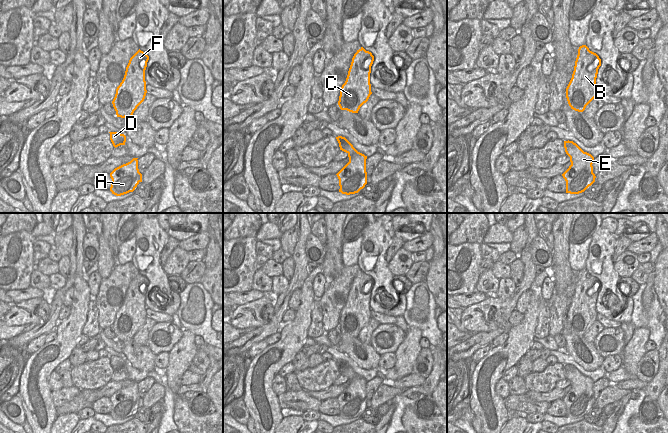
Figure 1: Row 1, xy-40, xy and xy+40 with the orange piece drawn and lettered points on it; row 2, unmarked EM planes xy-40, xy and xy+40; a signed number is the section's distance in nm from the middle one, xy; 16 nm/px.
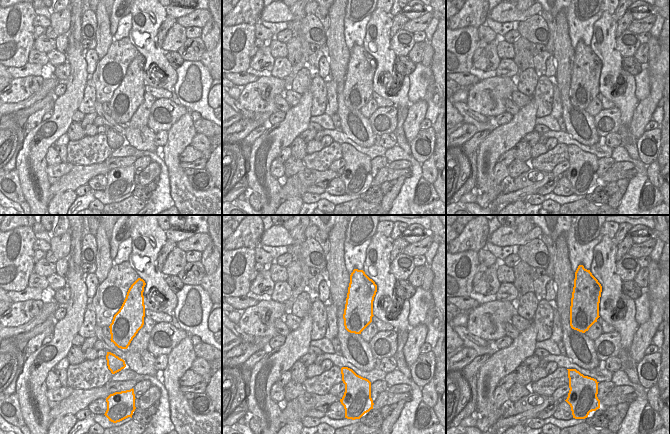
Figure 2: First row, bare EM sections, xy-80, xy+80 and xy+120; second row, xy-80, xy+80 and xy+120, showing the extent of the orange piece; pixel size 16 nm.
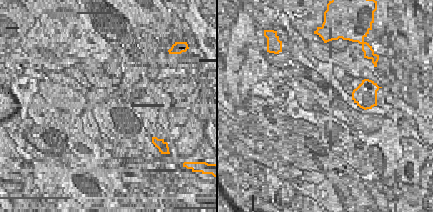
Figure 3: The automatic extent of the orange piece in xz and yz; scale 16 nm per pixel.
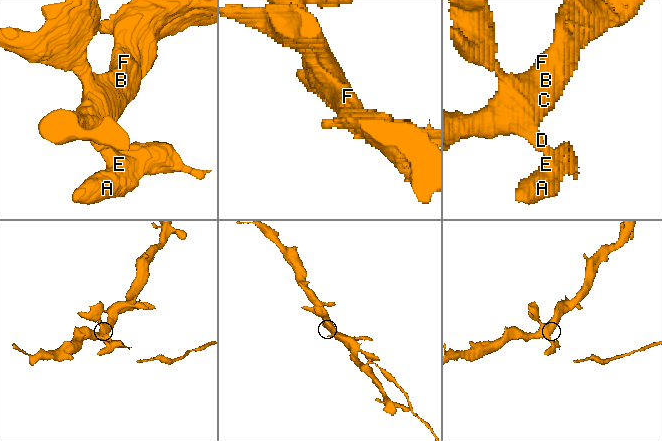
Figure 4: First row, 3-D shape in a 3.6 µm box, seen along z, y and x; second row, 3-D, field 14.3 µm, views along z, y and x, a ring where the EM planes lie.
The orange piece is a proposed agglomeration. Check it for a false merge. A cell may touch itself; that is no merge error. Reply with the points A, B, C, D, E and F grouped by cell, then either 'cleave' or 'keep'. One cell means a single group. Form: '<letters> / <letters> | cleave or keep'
A E / B C D F | cleave

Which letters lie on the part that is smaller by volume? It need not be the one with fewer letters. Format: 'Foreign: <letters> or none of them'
Foreign: A, E

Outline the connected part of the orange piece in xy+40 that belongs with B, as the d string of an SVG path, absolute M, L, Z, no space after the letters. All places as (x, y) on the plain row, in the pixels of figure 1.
M586 269L578 273L572 302L566 312L566 322L571 333L583 336L597 320L596 302L601 290L599 280Z

